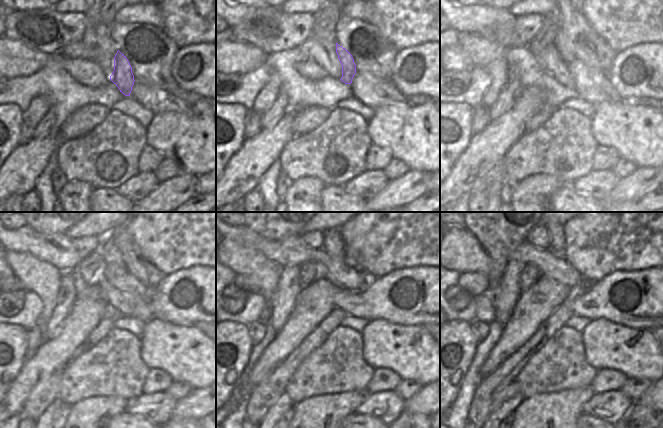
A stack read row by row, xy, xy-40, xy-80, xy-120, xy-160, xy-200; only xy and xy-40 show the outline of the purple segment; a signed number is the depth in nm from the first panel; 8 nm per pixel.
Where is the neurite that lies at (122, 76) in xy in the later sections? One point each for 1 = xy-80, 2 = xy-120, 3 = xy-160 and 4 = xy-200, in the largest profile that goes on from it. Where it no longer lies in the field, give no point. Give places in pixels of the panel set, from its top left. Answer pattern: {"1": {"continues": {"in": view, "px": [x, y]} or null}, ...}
{"1": {"continues": {"in": "xy-80", "px": [563, 45]}}, "2": {"continues": {"in": "xy-120", "px": [113, 259]}}, "3": {"continues": {"in": "xy-160", "px": [333, 243]}}, "4": {"continues": {"in": "xy-200", "px": [557, 238]}}}

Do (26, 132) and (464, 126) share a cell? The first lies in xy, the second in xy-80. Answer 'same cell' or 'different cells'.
different cells

